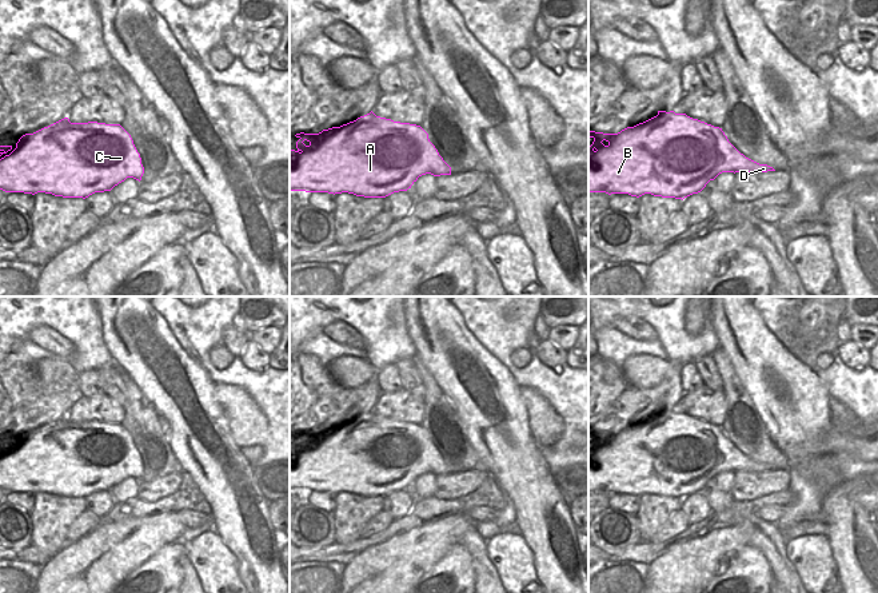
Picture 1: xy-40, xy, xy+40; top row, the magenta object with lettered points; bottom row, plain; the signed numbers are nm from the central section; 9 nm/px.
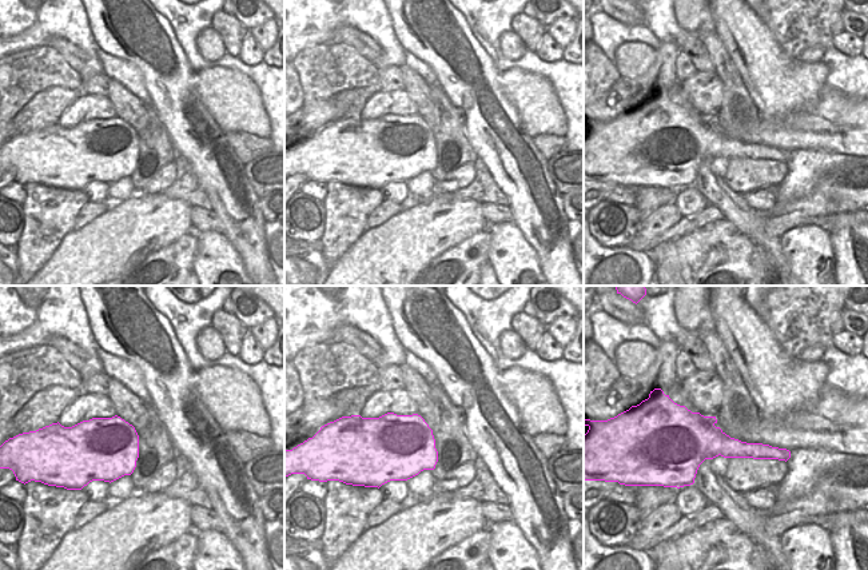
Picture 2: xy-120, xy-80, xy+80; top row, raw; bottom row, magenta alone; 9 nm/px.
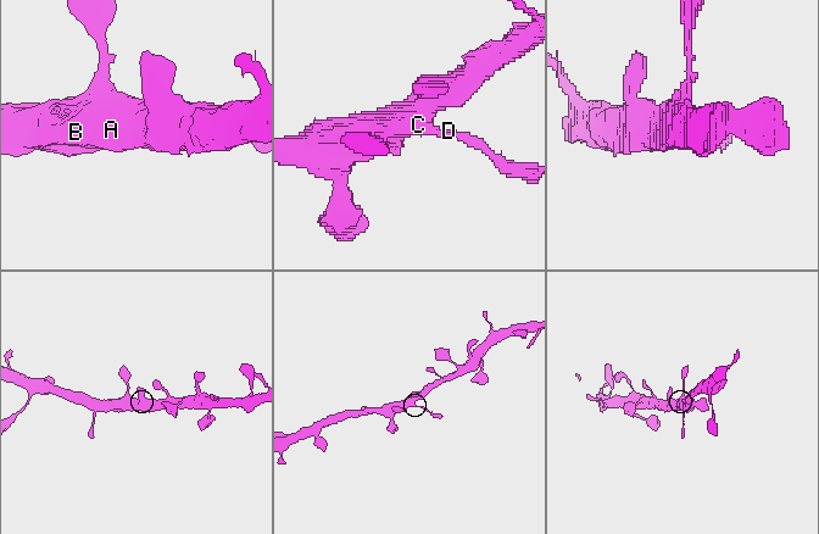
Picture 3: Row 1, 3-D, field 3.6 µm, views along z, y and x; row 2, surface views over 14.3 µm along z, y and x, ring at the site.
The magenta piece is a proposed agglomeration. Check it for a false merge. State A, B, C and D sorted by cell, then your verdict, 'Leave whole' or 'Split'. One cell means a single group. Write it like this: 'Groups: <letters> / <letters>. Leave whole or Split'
Groups: A B C D. Leave whole.

